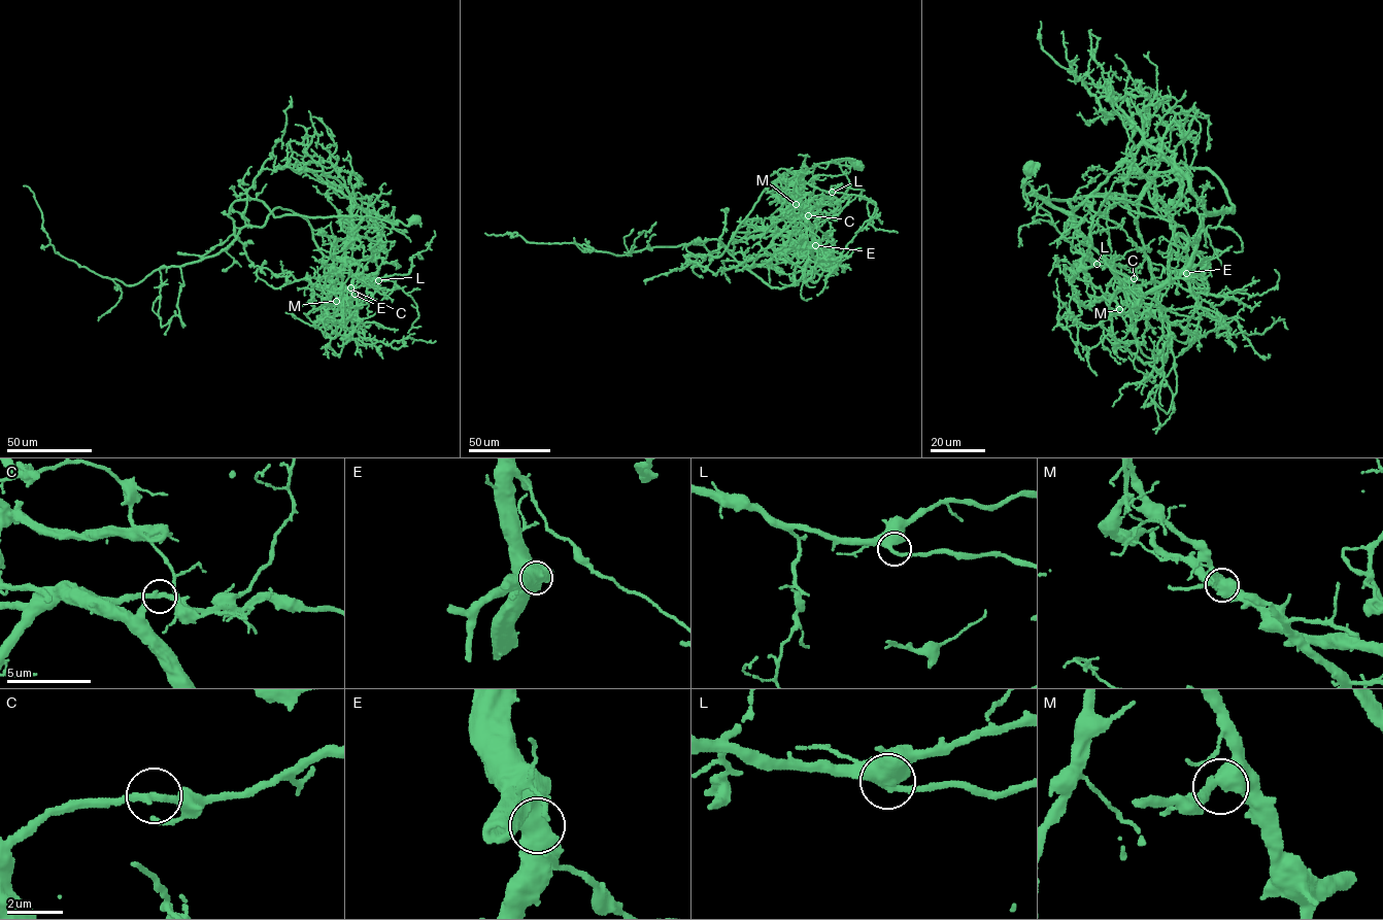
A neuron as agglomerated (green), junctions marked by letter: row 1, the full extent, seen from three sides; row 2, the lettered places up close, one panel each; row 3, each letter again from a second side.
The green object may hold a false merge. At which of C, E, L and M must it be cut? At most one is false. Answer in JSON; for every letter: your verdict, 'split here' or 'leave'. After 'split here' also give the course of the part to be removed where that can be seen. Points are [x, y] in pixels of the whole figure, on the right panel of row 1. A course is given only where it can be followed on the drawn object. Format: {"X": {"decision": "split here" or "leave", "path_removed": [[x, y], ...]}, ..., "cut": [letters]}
{"C": {"decision": "split here", "path_removed": [[1134, 278], [1077, 271], [1088, 239], [1033, 186], [1138, 196], [1154, 172], [1206, 261], [1189, 287]]}, "E": {"decision": "leave"}, "L": {"decision": "leave"}, "M": {"decision": "leave"}, "cut": ["C"]}

